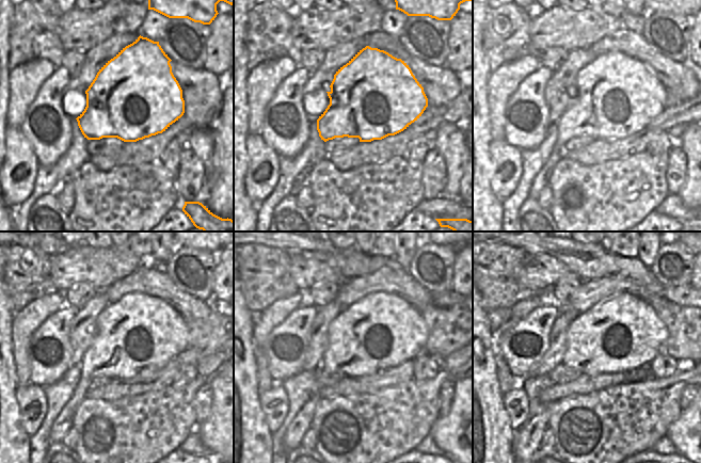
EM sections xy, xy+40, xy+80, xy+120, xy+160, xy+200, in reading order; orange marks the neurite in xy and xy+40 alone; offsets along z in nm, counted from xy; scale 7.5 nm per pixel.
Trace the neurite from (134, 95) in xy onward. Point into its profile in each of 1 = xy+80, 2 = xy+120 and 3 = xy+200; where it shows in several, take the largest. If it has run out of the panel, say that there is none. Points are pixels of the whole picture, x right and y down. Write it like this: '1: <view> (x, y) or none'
1: xy+80 (617, 95)
2: xy+120 (137, 335)
3: xy+200 (622, 332)

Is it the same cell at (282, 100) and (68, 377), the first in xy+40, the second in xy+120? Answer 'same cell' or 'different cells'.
different cells

